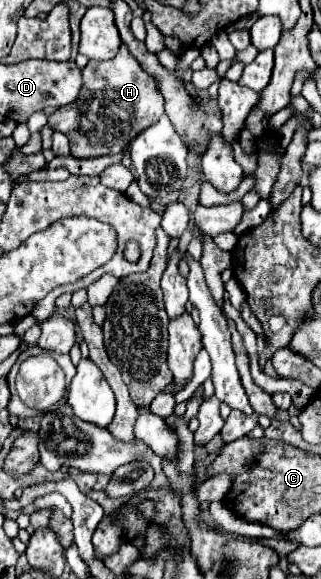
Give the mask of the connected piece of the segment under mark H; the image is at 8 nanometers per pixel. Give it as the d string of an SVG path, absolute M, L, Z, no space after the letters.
M121 44L115 58L107 62L89 60L83 70L83 86L77 100L55 110L47 124L69 138L71 156L95 158L119 154L131 140L135 140L135 136L139 136L139 132L157 124L163 114L163 96L159 96L155 82L139 68L139 62Z

